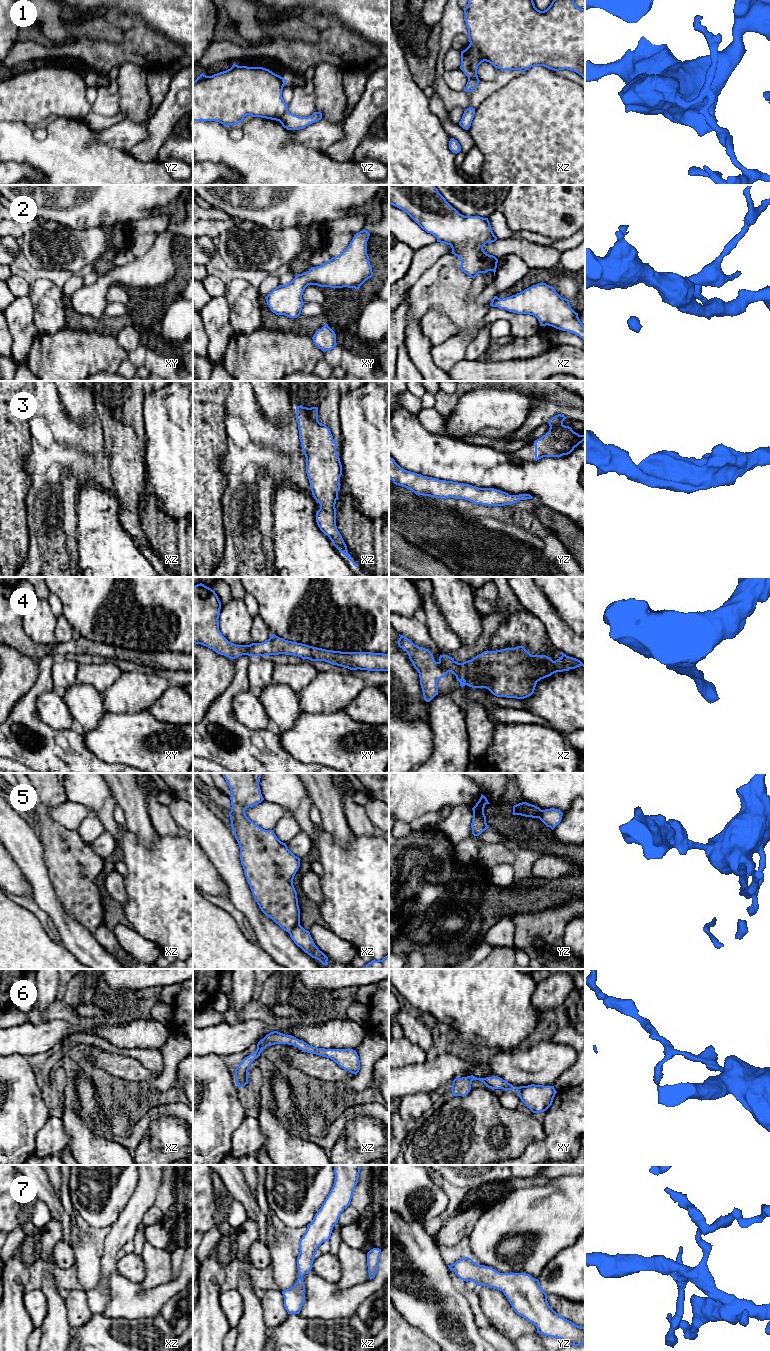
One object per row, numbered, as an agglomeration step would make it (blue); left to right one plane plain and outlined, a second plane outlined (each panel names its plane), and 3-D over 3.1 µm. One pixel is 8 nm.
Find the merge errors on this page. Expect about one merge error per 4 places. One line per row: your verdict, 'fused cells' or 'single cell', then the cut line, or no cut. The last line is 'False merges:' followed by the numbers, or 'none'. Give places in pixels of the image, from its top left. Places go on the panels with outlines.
1: fused cells; cut in yz along (287, 109), (278, 120)
2: single cell; no cut
3: single cell; no cut
4: single cell; no cut
5: fused cells; cut in xz along (299, 923), (289, 933)
6: single cell; no cut
7: single cell; no cut
False merges: 1, 5

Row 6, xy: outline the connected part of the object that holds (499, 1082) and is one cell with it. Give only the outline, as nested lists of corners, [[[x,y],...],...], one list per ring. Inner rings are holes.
[[[473,1075],[467,1076],[467,1077],[456,1077],[453,1080],[451,1091],[453,1093],[453,1096],[466,1096],[470,1090],[471,1090],[471,1084],[473,1080],[479,1080],[483,1082],[486,1087],[494,1089],[503,1089],[505,1091],[507,1090],[513,1090],[513,1085],[508,1083],[507,1081],[503,1080],[502,1078],[498,1076],[493,1077],[486,1077],[486,1078],[477,1078]]]

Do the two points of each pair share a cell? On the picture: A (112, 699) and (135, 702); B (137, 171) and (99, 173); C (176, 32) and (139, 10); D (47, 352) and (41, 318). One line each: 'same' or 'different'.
A: same
B: same
C: same
D: different

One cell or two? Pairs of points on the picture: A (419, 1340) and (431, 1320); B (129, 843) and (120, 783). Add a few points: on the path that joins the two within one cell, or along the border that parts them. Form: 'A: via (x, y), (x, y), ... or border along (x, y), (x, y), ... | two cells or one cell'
A: border along (404, 1319), (434, 1340) | two cells
B: border along (125, 828), (145, 845) | two cells

